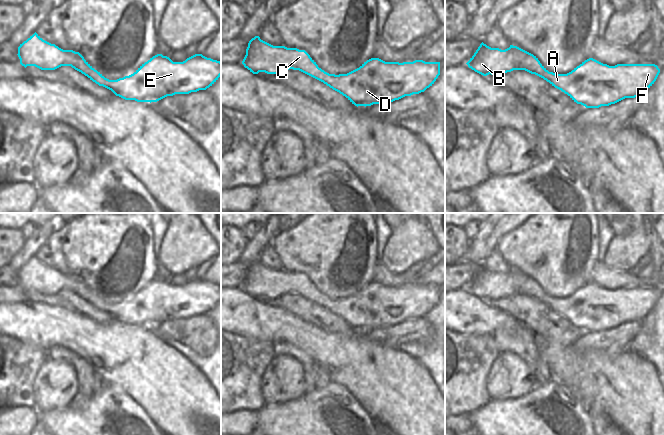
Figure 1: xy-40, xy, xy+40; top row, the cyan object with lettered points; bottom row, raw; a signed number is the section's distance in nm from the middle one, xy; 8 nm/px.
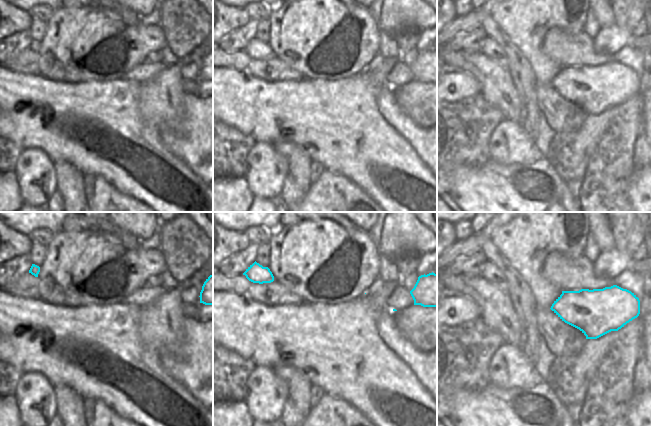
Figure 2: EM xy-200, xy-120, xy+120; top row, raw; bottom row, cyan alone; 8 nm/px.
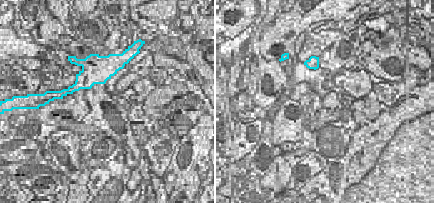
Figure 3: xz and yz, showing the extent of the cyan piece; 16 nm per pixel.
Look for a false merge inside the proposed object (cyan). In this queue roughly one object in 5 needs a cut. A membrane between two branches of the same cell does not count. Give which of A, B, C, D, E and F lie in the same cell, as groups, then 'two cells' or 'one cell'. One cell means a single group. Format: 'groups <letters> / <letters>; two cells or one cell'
groups A B C D E F; one cell

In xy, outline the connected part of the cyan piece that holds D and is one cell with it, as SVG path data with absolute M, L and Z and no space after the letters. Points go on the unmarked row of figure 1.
M255 260L249 265L242 288L253 298L259 296L277 298L283 294L299 294L339 316L357 331L393 326L405 320L419 318L432 310L440 299L440 286L415 284L399 287L385 286L379 282L371 282L347 298L329 298L319 292L305 274L273 270L261 264L259 260Z

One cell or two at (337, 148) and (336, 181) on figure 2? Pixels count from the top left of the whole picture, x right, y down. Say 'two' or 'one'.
two

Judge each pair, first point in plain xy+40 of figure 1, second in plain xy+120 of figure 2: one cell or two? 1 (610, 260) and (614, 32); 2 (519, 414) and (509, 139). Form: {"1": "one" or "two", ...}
{"1": "one", "2": "two"}

